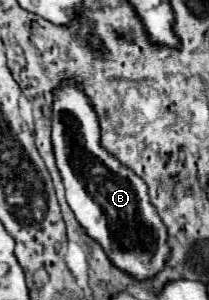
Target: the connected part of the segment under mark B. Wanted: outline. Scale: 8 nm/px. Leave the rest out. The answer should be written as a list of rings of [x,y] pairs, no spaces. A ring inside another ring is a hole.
[[[62,79],[52,95],[54,95],[54,101],[52,101],[50,141],[52,141],[56,165],[58,165],[64,189],[66,189],[66,201],[76,221],[102,247],[108,261],[122,273],[134,277],[136,281],[146,281],[158,275],[170,259],[170,245],[168,245],[168,227],[164,225],[156,207],[150,201],[148,185],[130,167],[120,163],[110,151],[106,151],[100,145],[98,115],[94,111],[92,101],[88,99],[88,95],[82,91],[82,87],[76,81]]]

